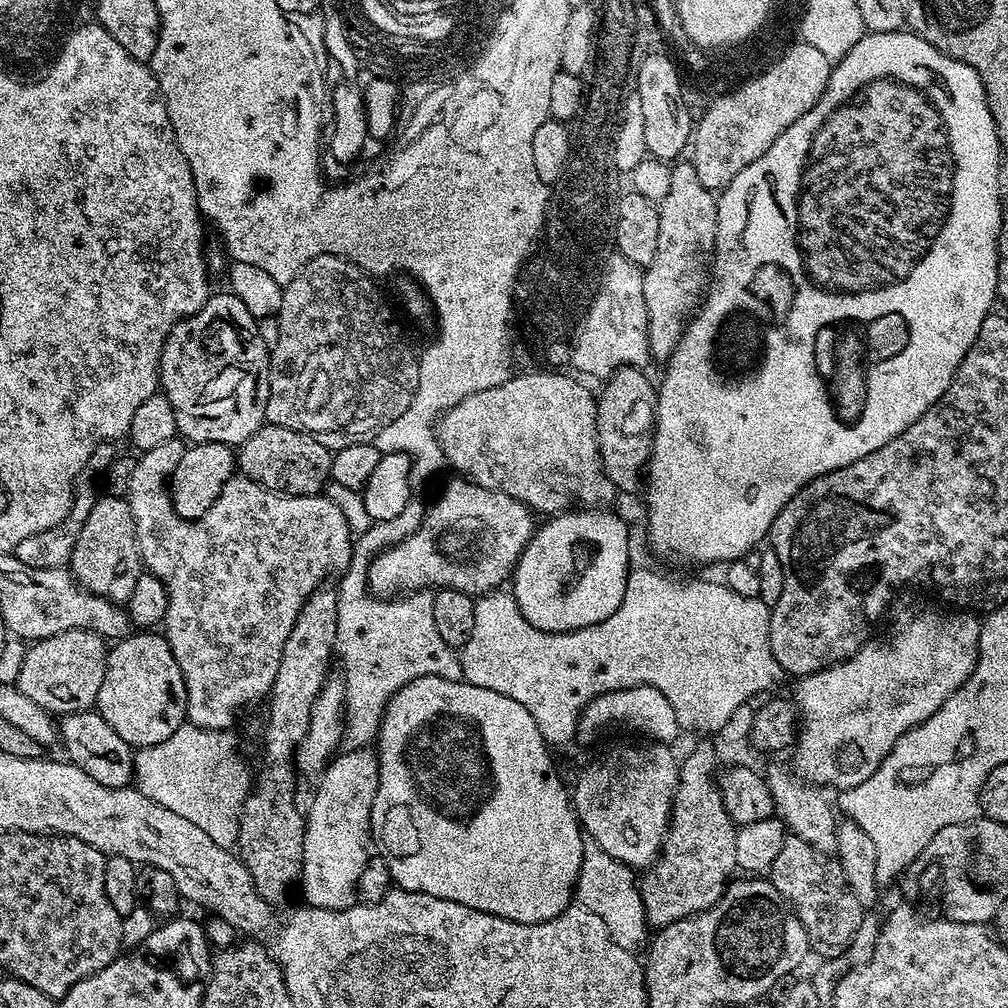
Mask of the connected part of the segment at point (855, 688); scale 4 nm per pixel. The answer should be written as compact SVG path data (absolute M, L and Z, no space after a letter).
M908 608L897 614L888 636L881 640L869 639L848 660L799 677L797 684L800 685L794 695L798 713L794 768L803 779L817 786L829 784L835 790L853 788L866 782L866 778L870 778L870 774L874 774L892 752L902 734L926 722L952 694L964 687L980 657L982 624L979 619L975 620L977 617L971 611L948 611L952 612L931 612L928 608L915 612Z

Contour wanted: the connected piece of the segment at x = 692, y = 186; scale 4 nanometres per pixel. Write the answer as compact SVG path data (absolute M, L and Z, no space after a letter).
M677 163L672 168L670 190L666 198L659 201L660 217L658 218L658 251L654 254L654 262L644 268L642 282L642 298L646 302L648 315L648 350L651 359L667 361L672 355L676 344L690 317L695 313L706 291L710 280L712 254L716 251L716 231L718 230L718 214L716 213L717 197L709 189L702 186L696 169L691 163Z

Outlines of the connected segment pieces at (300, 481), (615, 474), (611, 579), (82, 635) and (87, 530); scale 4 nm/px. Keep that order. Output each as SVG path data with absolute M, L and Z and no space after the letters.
M265 423L246 443L238 448L238 468L243 475L259 481L262 487L271 491L287 493L290 496L319 496L328 487L332 478L332 458L334 452L317 437L290 430L286 426Z
M636 366L620 368L613 376L607 377L605 386L598 392L596 401L596 433L600 447L600 461L608 480L621 493L632 492L641 487L642 473L648 467L648 460L652 456L652 435L656 432L656 398L658 388L655 383L648 381L648 376Z
M588 506L583 510L569 510L553 515L551 518L545 519L548 521L541 528L539 525L539 528L532 535L532 541L524 548L524 553L520 556L519 563L516 564L516 571L510 578L510 591L515 596L524 617L536 628L543 628L545 630L585 628L610 618L610 614L614 614L614 610L618 610L618 606L622 606L622 598L626 594L630 571L630 563L628 564L628 524L618 513L604 511L608 510L600 506Z
M72 628L37 640L25 649L23 668L14 678L20 692L54 716L72 715L95 707L108 662L104 638L91 629Z
M104 494L97 499L94 510L90 510L90 518L86 518L74 544L70 571L72 577L85 592L93 592L96 596L107 596L113 602L127 602L130 594L134 594L134 586L138 583L142 571L142 561L136 537L134 514L125 497Z

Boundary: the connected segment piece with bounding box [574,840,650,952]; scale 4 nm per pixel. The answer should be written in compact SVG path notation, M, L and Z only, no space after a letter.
M593 841L584 843L583 864L574 889L577 903L602 918L610 938L631 952L638 952L649 943L650 932L645 918L645 907L642 906L639 885L633 869L618 863Z

